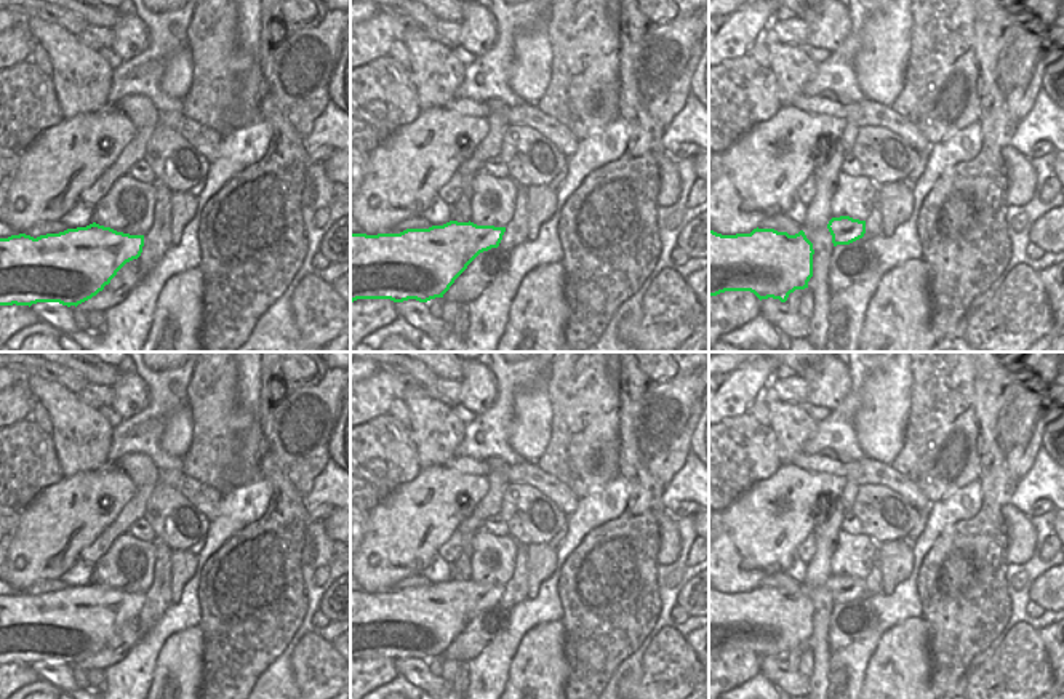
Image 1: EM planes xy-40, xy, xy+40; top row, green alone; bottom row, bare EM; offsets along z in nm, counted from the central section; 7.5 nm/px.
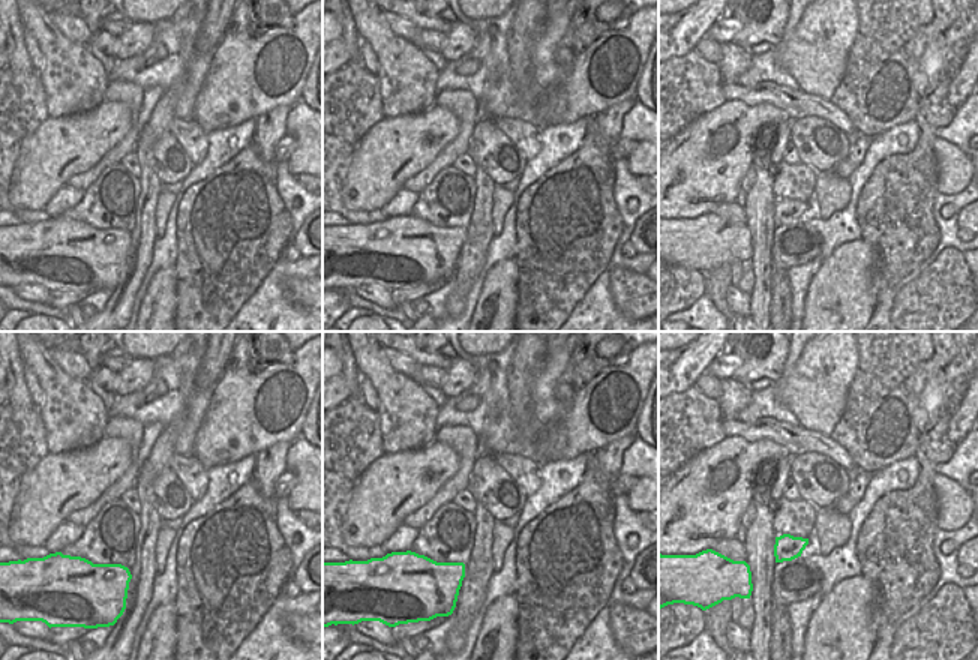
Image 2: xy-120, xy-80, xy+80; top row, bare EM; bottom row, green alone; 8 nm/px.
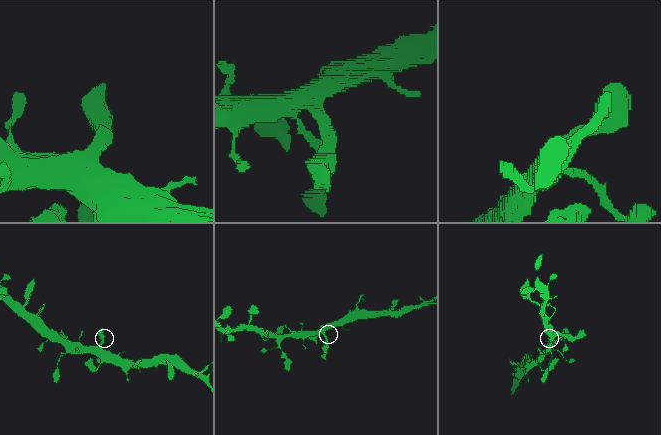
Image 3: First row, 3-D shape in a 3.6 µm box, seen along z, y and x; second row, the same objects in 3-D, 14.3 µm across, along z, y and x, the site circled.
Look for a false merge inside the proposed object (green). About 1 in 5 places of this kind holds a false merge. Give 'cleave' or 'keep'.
keep

